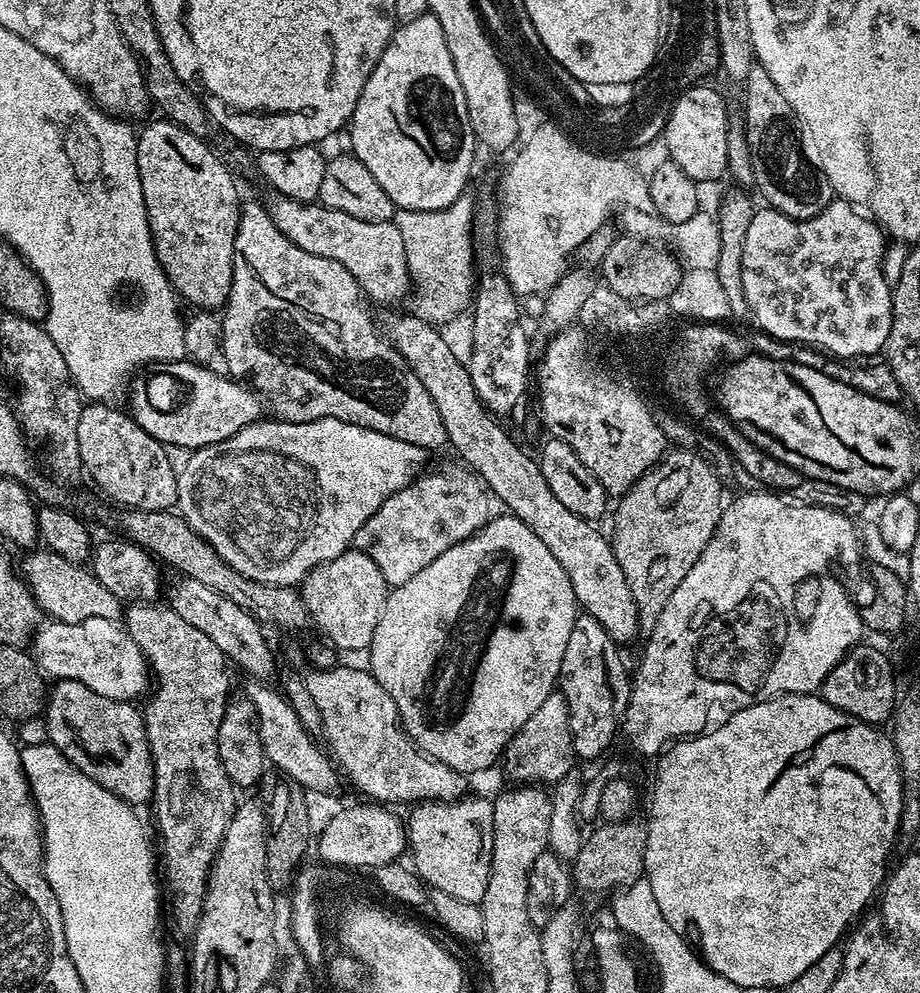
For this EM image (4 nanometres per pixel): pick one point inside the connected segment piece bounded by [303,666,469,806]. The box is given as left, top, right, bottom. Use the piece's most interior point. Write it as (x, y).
(361, 722)

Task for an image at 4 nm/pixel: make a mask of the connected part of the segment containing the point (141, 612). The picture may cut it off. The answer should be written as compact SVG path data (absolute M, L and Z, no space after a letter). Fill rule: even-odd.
M132 602L127 605L126 611L123 613L122 620L126 625L128 635L132 636L134 642L141 648L142 654L145 656L148 667L154 673L154 687L151 689L150 695L147 697L148 705L143 705L144 725L146 726L146 734L148 735L148 745L150 746L150 754L152 755L152 765L154 766L154 790L150 801L150 808L156 811L156 828L160 831L160 848L158 844L158 864L164 867L164 876L162 872L162 884L168 887L168 892L172 895L172 924L180 932L191 934L196 930L196 923L200 920L200 915L204 909L204 895L208 889L208 874L212 870L212 864L216 860L216 851L220 848L220 843L224 837L226 826L230 826L230 818L236 812L238 803L237 789L232 784L230 778L223 769L222 762L219 760L218 752L218 736L219 727L222 725L223 715L230 703L230 695L228 696L228 672L224 669L226 658L222 654L222 650L218 650L218 646L214 646L214 642L210 642L210 638L206 638L206 634L202 634L202 630L190 626L190 622L186 622L180 617L170 606L165 606L160 602Z

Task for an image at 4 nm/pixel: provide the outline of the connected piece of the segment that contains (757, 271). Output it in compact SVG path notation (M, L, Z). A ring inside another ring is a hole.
M833 198L826 206L826 210L822 210L822 214L814 214L814 218L806 218L805 220L790 218L776 208L757 207L754 218L750 218L746 246L742 250L742 290L745 291L751 319L756 319L757 326L755 327L761 333L768 333L776 340L809 345L832 356L833 354L836 356L872 356L875 352L877 355L883 349L886 338L890 334L890 322L892 321L892 288L883 276L883 270L886 267L884 240L886 241L884 229L871 216L865 214L856 205L839 198Z

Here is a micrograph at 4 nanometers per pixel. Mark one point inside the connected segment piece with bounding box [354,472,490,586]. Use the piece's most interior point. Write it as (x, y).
(424, 519)

